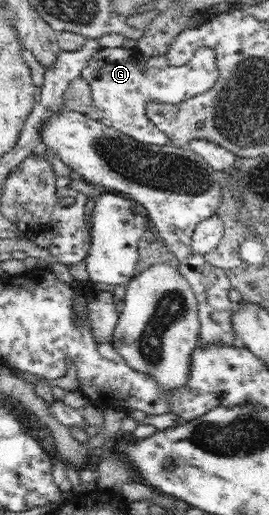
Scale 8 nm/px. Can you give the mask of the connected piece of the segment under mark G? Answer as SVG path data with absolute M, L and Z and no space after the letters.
M118 47L101 48L80 77L84 77L91 88L94 107L88 111L88 116L129 135L136 142L161 146L169 139L146 116L148 103L178 105L205 93L217 83L219 70L215 52L208 47L200 47L194 57L182 66L170 66L164 56L148 58L138 49L124 50L124 47Z

